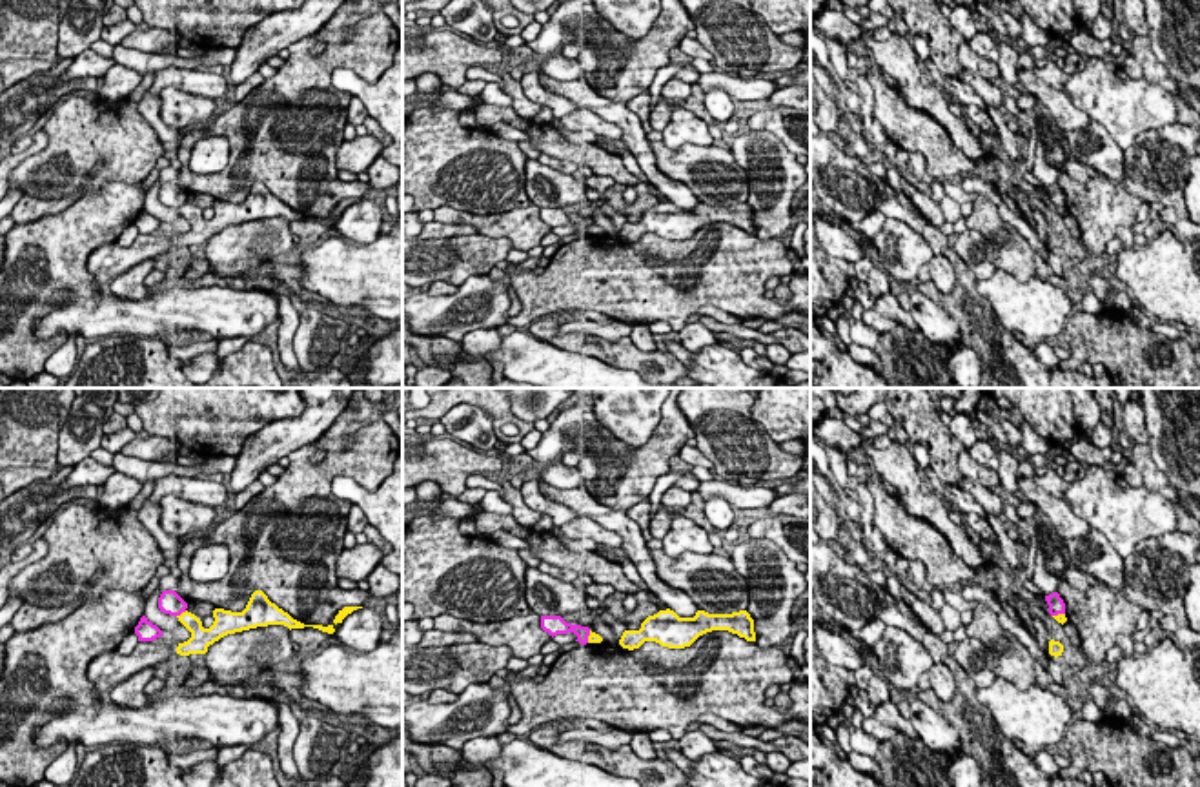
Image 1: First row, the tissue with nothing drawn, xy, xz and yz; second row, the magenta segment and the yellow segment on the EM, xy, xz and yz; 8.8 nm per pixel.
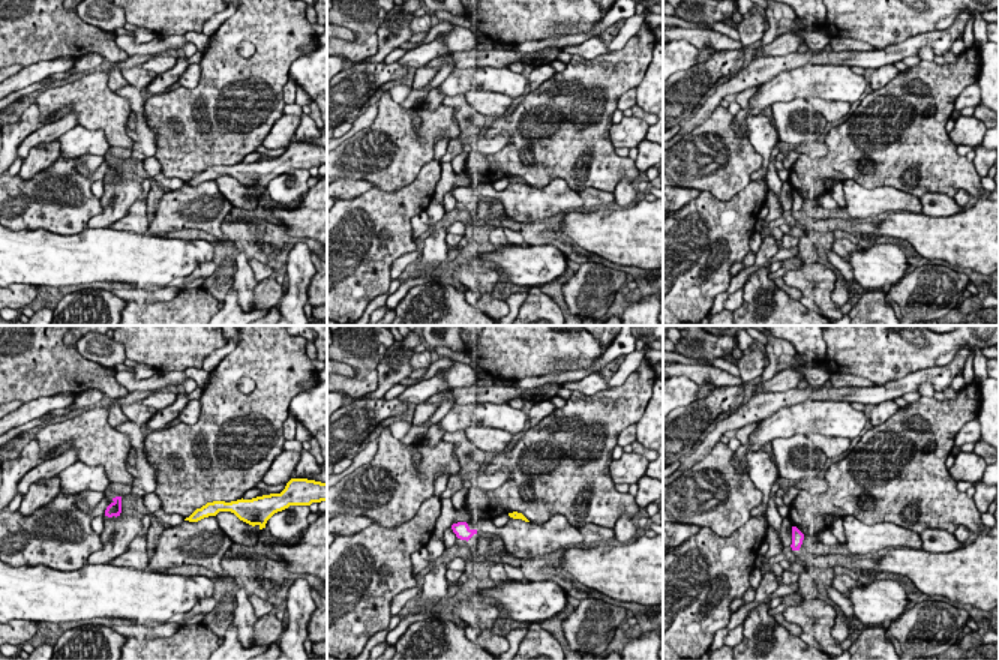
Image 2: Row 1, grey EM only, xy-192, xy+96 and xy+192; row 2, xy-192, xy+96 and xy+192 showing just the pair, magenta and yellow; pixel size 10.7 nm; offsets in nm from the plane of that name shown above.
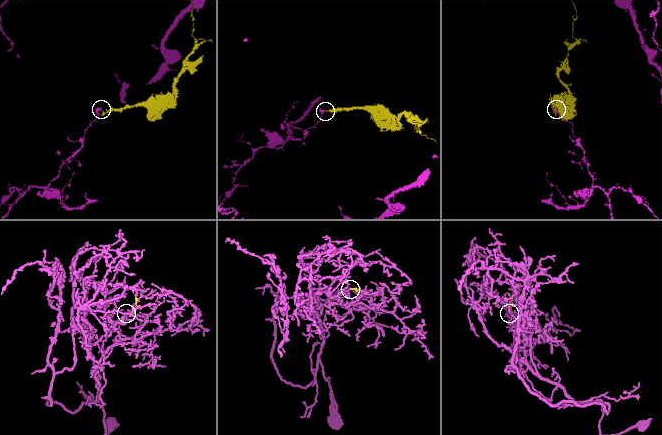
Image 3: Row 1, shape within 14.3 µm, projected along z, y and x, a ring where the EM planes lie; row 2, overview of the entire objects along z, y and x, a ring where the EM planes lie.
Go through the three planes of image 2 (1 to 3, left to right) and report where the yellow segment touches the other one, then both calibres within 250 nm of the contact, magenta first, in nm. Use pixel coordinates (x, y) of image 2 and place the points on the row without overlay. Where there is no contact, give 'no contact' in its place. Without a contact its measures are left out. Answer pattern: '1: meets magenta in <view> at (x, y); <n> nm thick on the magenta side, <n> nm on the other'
1: no contact
2: no contact
3: no contact

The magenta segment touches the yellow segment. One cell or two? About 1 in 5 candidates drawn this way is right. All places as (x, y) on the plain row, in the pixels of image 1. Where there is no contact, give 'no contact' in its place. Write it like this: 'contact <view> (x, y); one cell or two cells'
contact xy (181, 204); two cells

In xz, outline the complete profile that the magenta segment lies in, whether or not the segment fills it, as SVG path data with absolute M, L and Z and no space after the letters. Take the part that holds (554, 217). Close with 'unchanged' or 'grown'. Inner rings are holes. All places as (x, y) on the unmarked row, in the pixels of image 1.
M541 208L541 220L552 230L557 226L574 224L577 228L575 233L579 233L581 237L586 237L590 228L588 219L566 215L561 208Z; unchanged

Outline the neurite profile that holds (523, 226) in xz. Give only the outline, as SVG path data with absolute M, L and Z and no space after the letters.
M530 204L528 208L515 208L495 215L472 215L450 206L441 206L433 213L433 220L444 224L470 224L481 235L508 237L514 250L530 251L541 244L541 239L552 231L541 220L541 208Z

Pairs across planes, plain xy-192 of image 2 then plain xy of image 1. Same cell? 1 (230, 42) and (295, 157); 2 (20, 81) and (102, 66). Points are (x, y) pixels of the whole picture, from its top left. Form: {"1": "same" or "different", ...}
{"1": "same", "2": "same"}

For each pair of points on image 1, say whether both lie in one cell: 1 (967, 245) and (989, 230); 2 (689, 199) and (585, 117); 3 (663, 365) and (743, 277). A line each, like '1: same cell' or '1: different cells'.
1: different cells
2: different cells
3: different cells

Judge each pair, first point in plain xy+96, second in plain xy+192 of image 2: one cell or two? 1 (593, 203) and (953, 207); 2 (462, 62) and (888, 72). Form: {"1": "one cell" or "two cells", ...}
{"1": "one cell", "2": "two cells"}

